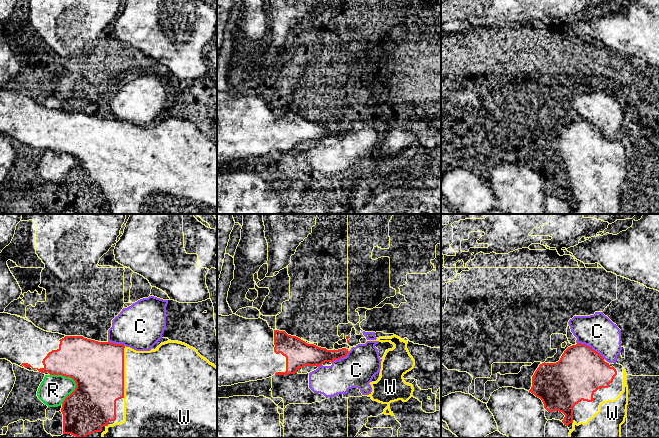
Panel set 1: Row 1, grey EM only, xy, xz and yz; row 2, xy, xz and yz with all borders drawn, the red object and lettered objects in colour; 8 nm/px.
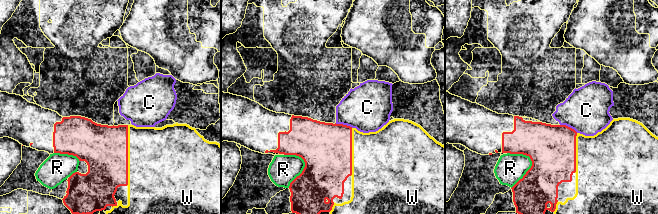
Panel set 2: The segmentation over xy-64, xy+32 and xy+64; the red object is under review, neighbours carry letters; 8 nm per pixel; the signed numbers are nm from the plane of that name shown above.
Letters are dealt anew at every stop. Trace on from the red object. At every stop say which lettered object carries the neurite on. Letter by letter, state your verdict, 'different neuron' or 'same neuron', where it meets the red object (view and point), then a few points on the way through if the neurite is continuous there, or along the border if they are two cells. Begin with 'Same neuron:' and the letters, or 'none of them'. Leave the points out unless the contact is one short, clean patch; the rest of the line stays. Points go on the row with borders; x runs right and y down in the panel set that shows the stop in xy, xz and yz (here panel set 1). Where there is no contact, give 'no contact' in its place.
Same neuron: W
C: different neuron; meets red in yz at (590, 347); border along yz (577, 342), (590, 346), (604, 358)
R: different neuron; meets red in xy at (73, 379)
W: same neuron; meets red in xy at (123, 372)

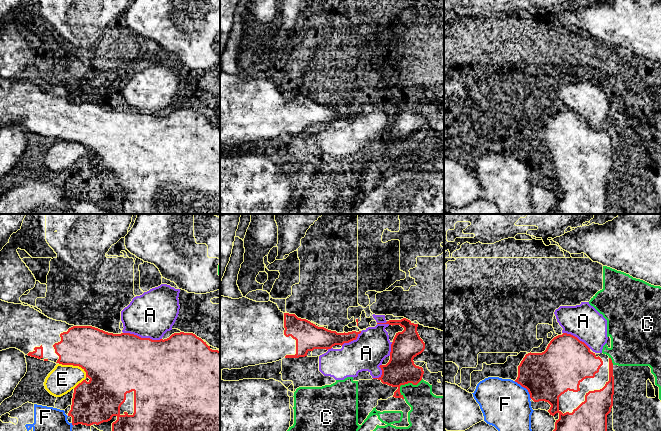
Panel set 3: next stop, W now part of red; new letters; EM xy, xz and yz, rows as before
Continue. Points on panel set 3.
Same neuron: none of them
A: different neuron; meets red in xy at (142, 338)
C: different neuron; meets red in xz at (405, 383)
E: different neuron; meets red in xy at (76, 365)
F: different neuron; meets red in yz at (525, 387)

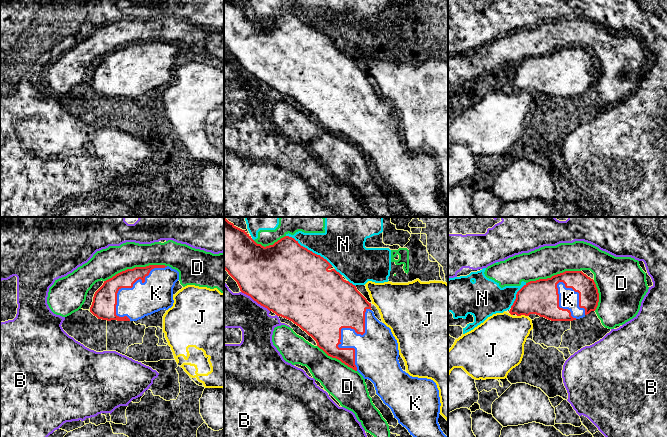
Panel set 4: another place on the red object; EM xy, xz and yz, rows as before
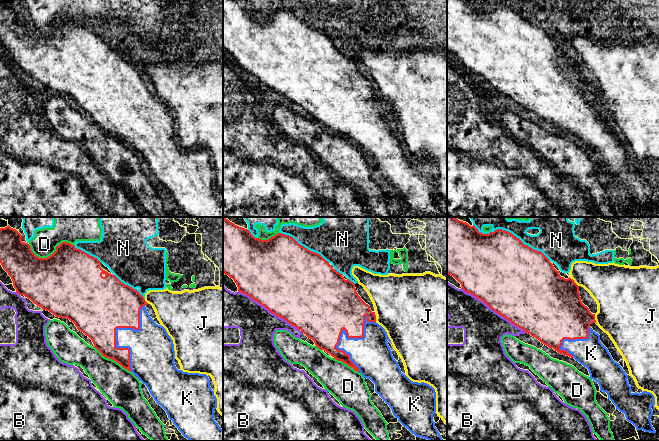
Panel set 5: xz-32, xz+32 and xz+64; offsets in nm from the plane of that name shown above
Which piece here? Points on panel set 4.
Same neuron: K
B: different neuron; meets red in xz at (255, 300)
D: different neuron; meets red in xy at (135, 267)
J: different neuron; meets red in yz at (522, 314)
K: same neuron; meets red in xz at (340, 332)
N: different neuron; meets red in xz at (309, 250)

